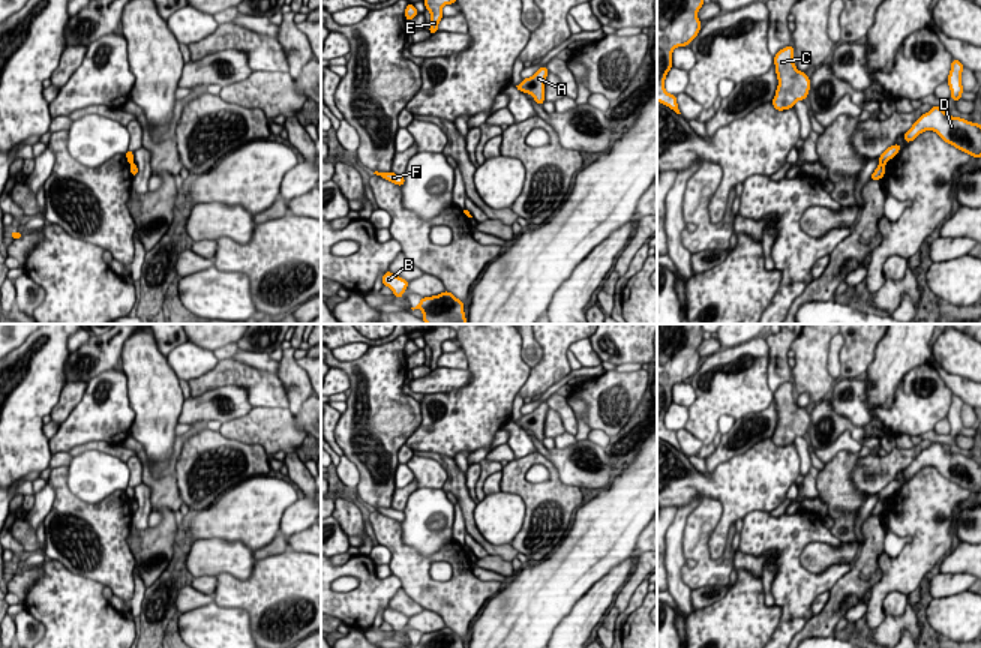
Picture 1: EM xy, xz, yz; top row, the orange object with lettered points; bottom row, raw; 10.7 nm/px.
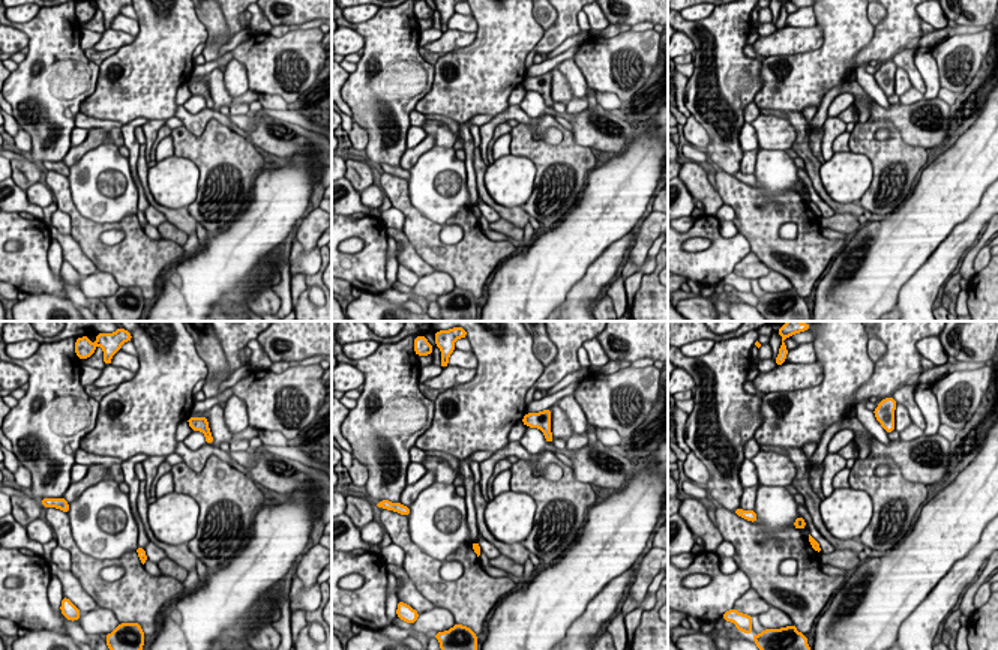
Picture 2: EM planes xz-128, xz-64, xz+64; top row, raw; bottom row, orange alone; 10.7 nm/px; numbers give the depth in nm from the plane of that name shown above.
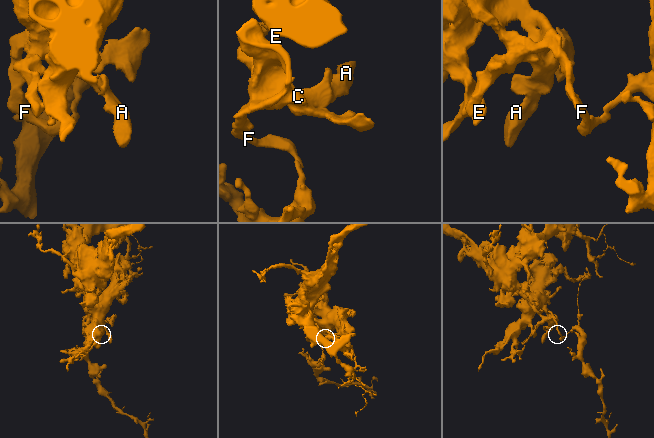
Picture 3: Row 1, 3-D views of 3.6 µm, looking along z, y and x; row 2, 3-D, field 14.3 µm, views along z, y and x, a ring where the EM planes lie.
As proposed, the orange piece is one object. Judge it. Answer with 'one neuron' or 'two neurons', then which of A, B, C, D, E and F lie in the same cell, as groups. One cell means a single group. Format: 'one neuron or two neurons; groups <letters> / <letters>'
two neurons; groups A C E F / B D

